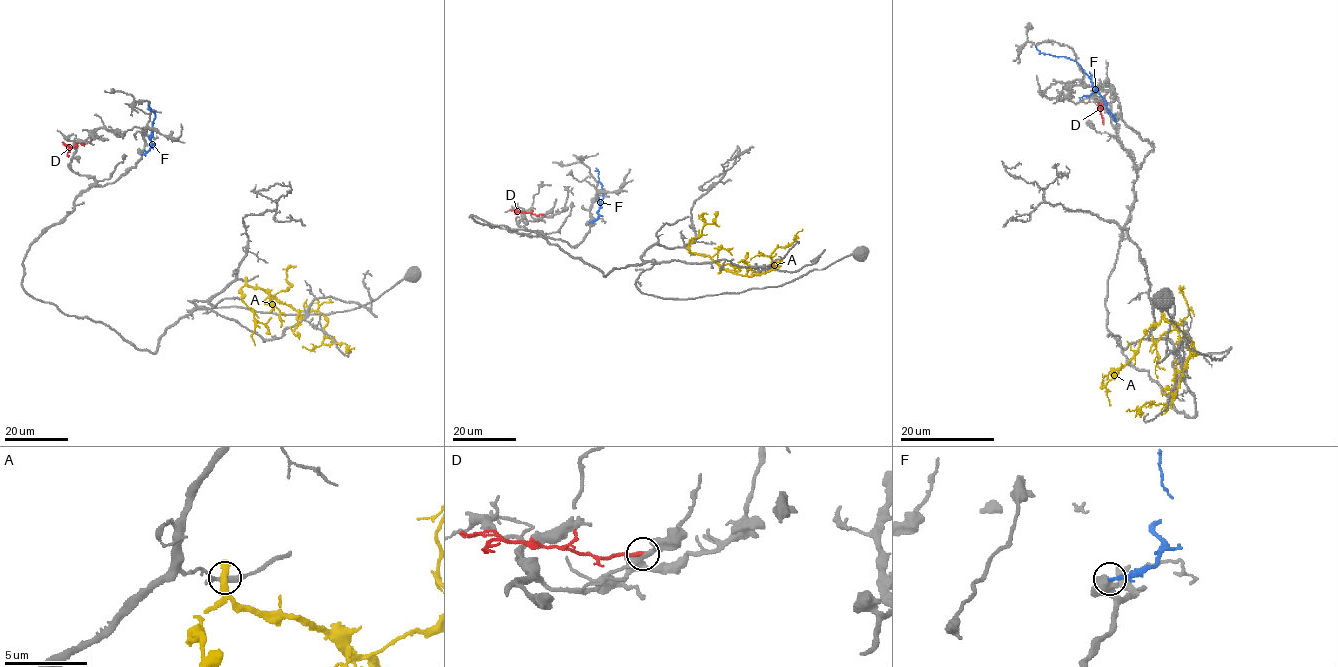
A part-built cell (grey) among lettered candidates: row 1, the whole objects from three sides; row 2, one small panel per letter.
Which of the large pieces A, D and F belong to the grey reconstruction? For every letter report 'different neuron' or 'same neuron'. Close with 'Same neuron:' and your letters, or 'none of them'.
A: different neuron
D: different neuron
F: different neuron
Same neuron: none of them

